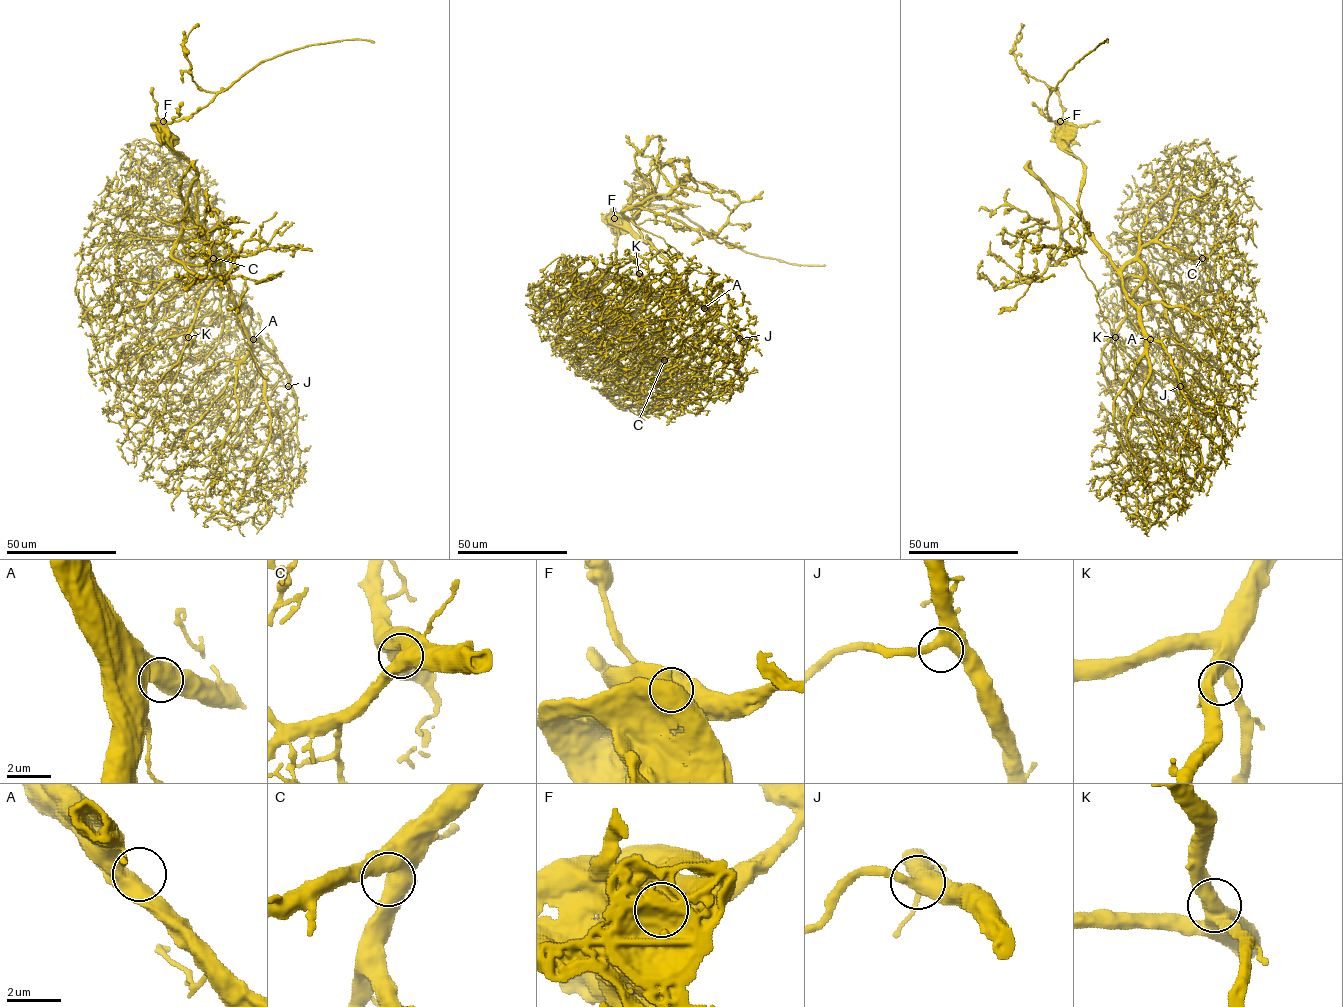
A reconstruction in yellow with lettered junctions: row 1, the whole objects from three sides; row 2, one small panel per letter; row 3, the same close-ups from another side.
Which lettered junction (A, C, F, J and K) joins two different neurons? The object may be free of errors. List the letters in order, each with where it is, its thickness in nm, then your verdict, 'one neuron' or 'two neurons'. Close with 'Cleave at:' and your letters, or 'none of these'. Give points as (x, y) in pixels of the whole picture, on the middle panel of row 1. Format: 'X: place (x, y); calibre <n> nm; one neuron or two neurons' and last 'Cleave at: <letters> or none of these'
A: place (704, 308); calibre 600 nm; one neuron
C: place (664, 360); calibre 600 nm; one neuron
F: place (614, 218); calibre 1000 nm; two neurons
J: place (739, 338); calibre 500 nm; one neuron
K: place (639, 273); calibre 550 nm; one neuron
Cleave at: F

